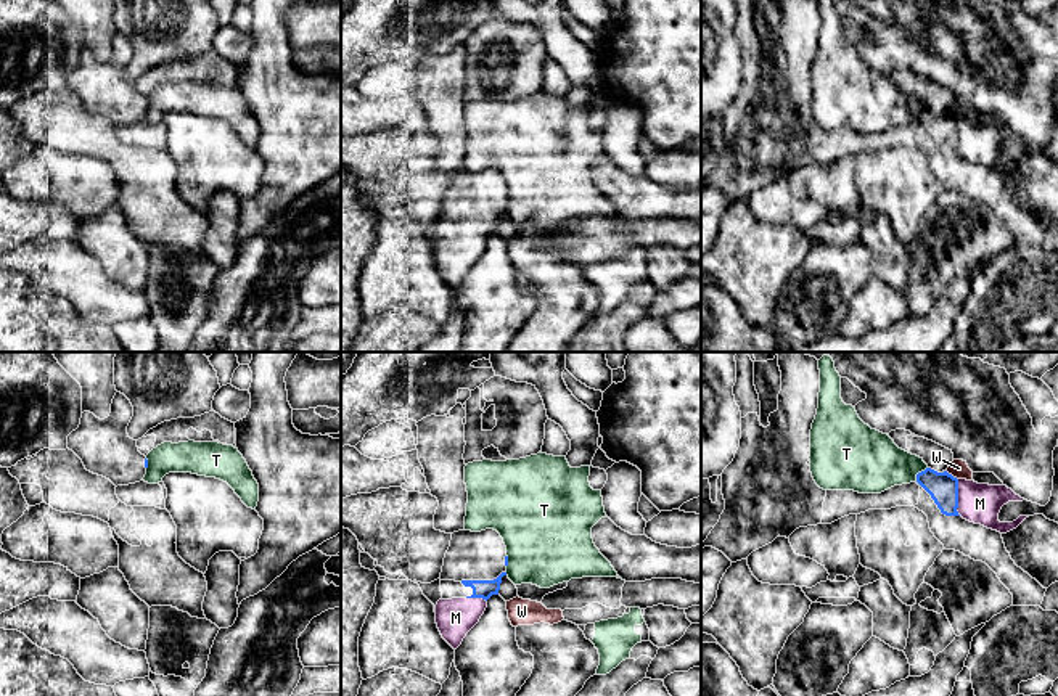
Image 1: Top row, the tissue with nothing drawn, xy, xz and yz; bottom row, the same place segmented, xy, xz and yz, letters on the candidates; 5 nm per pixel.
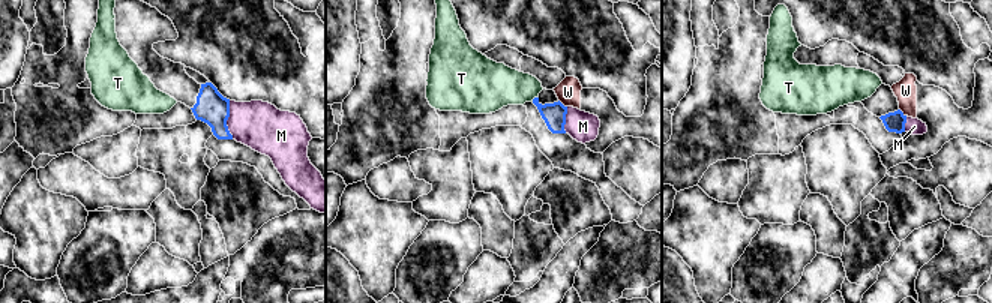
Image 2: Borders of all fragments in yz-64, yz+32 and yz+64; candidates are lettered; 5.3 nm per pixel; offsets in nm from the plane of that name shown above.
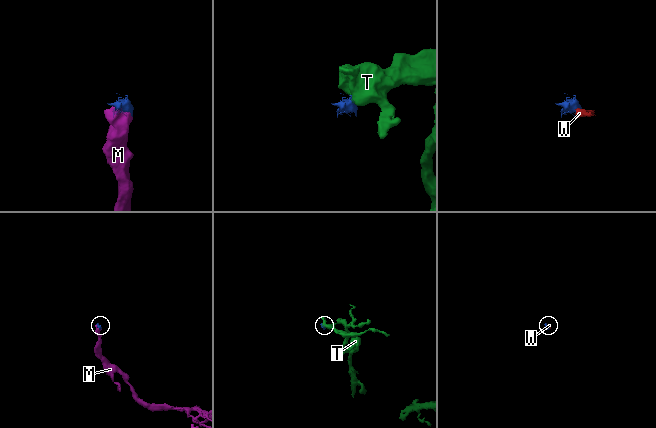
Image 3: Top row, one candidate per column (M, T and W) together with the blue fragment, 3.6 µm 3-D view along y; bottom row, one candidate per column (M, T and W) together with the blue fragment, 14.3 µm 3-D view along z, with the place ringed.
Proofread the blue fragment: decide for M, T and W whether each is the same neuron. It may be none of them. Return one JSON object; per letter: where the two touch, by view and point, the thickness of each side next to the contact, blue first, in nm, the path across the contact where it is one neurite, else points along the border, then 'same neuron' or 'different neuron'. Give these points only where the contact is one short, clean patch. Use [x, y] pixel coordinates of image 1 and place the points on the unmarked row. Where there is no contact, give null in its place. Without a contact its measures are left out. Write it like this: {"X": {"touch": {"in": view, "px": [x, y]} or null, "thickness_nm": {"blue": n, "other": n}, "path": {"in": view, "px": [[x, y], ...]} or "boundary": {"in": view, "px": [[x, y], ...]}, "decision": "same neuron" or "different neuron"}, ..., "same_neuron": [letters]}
{"M": {"touch": {"in": "yz", "px": [957, 137]}, "thickness_nm": {"blue": 150, "other": 200}, "decision": "same neuron"}, "T": {"touch": {"in": "yz", "px": [918, 113]}, "thickness_nm": {"blue": 150, "other": 300}, "boundary": {"in": "yz", "px": [[926, 106], [915, 119]]}, "decision": "different neuron"}, "W": {"touch": {"in": "yz", "px": [951, 114]}, "thickness_nm": {"blue": 150, "other": 90}, "boundary": {"in": "yz", "px": [[946, 111], [957, 119]]}, "decision": "different neuron"}, "same_neuron": ["M"]}

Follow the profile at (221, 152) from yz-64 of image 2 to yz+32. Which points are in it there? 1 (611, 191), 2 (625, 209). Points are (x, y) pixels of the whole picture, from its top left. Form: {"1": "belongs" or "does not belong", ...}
{"1": "belongs", "2": "belongs"}

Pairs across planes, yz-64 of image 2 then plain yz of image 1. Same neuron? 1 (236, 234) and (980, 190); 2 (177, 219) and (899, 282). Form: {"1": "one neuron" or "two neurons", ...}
{"1": "two neurons", "2": "one neuron"}

